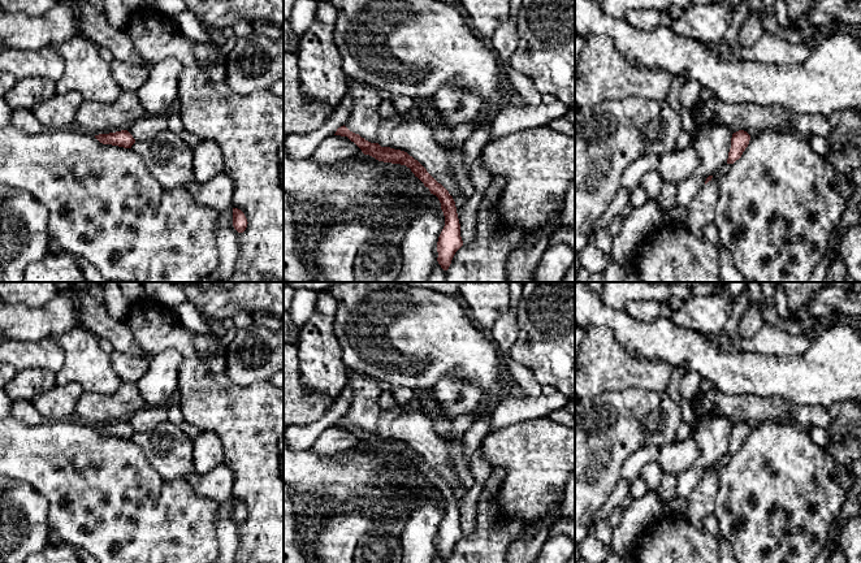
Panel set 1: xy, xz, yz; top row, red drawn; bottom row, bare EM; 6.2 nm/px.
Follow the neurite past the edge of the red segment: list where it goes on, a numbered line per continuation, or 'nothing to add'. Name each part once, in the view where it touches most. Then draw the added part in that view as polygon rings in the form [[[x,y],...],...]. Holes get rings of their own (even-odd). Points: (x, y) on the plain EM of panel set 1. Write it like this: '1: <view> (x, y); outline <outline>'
nothing to add

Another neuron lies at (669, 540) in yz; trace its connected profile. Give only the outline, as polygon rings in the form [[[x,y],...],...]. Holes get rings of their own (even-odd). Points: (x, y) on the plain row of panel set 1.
[[[665,515],[644,530],[632,554],[636,563],[719,563],[719,537]]]

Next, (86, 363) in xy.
[[[81,324],[55,341],[65,354],[65,363],[55,377],[57,386],[77,382],[83,391],[108,395],[122,384],[109,354],[100,348],[99,338]]]

